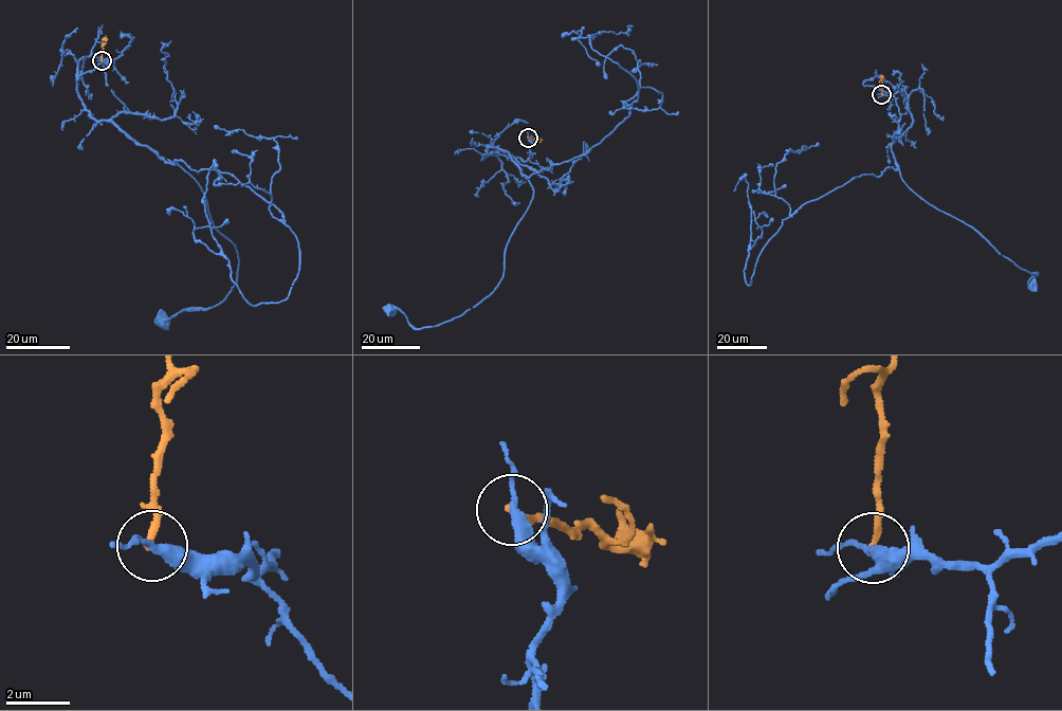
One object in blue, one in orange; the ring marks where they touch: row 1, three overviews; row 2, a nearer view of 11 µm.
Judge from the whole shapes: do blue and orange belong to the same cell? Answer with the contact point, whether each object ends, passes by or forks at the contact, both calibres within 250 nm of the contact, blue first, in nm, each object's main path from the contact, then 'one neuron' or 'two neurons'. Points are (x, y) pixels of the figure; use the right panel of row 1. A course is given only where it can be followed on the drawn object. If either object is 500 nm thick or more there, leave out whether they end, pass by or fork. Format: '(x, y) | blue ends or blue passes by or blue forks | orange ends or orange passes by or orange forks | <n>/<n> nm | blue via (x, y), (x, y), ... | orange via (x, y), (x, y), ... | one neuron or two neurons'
(881, 94) | blue passes by | orange ends | 280/240 nm | blue via (881, 94), (901, 92), (912, 119), (890, 147), (908, 186), (1038, 273), (1032, 285) | orange via (881, 94), (881, 74) | two neurons

